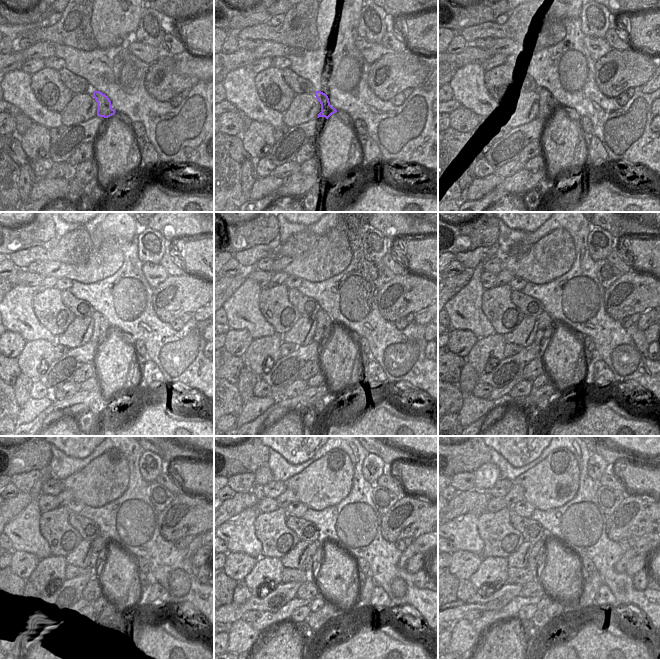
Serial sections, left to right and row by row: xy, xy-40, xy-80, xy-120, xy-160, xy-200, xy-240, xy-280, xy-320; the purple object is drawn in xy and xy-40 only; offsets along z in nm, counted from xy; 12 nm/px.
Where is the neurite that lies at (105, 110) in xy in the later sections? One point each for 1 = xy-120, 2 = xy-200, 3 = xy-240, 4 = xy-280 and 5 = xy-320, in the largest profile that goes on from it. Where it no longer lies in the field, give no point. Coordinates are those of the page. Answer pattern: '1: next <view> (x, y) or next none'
1: next xy-120 (100, 324)
2: next xy-200 (546, 324)
3: next xy-240 (98, 546)
4: next xy-280 (314, 554)
5: next xy-320 (538, 551)

